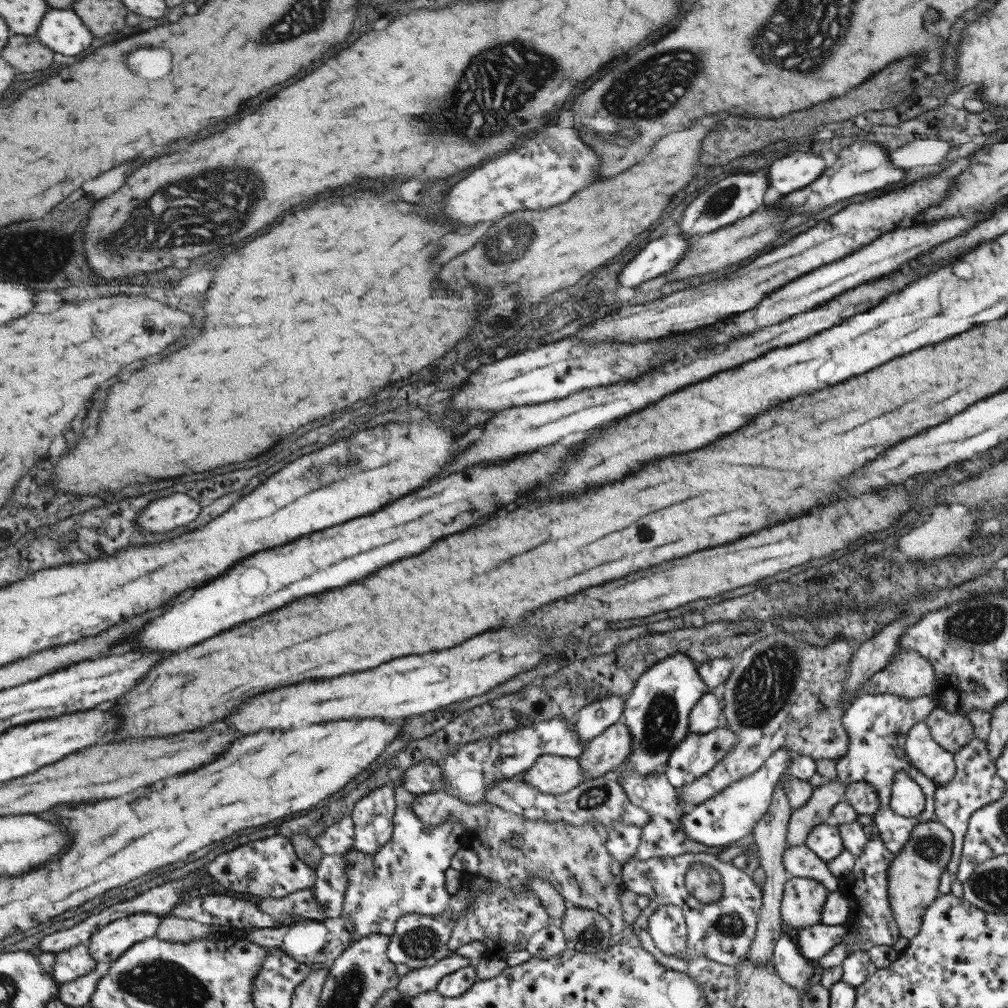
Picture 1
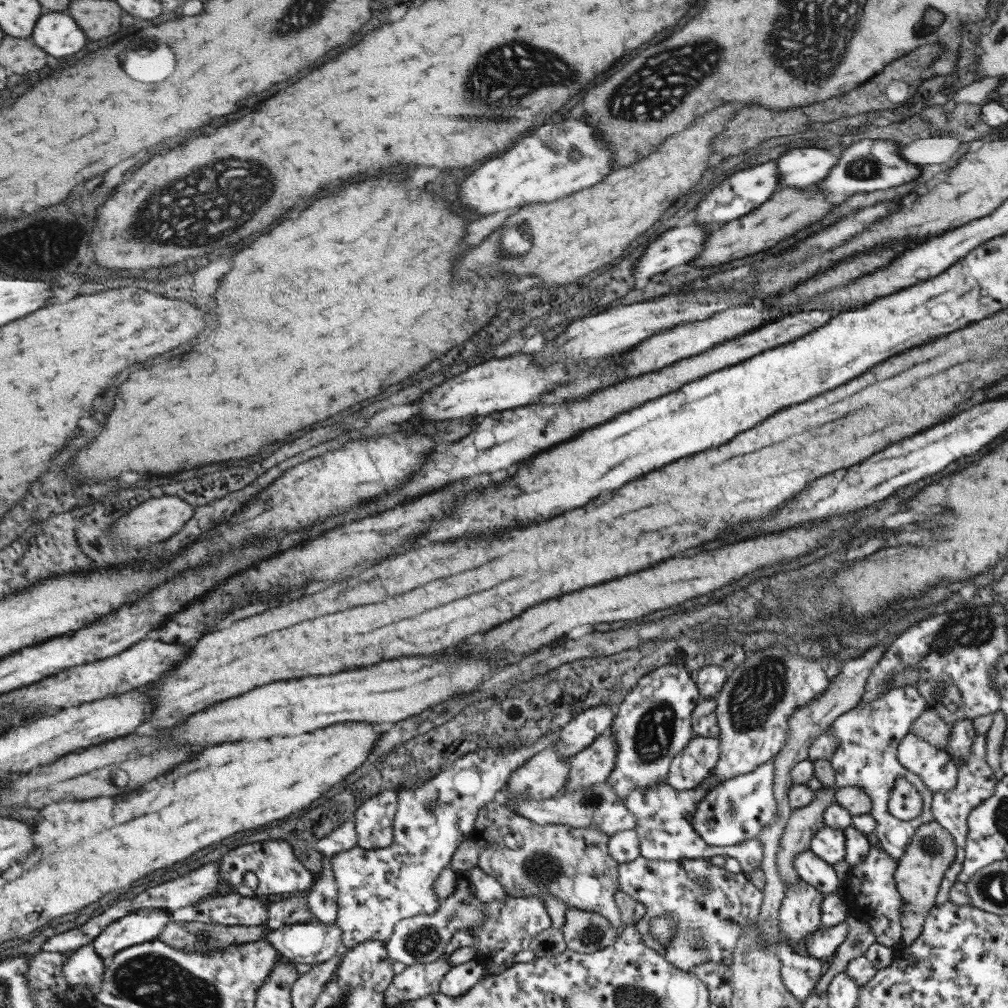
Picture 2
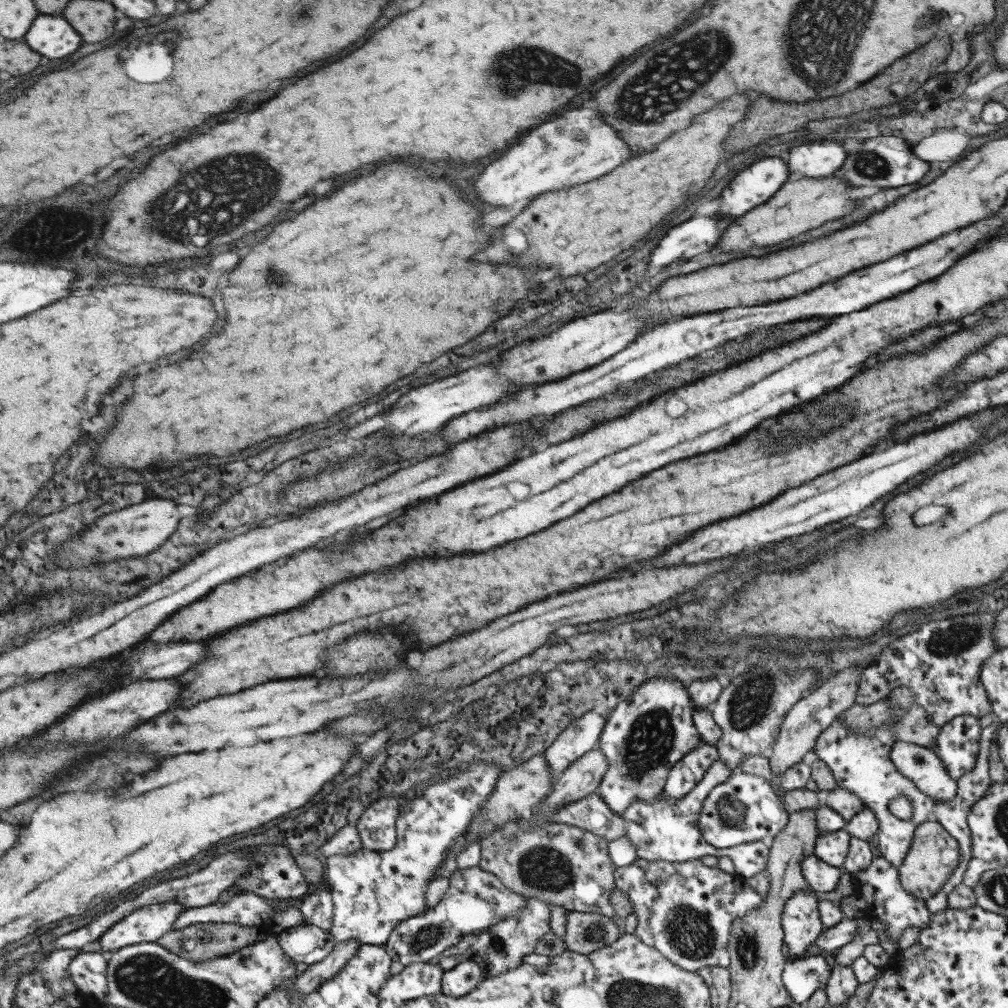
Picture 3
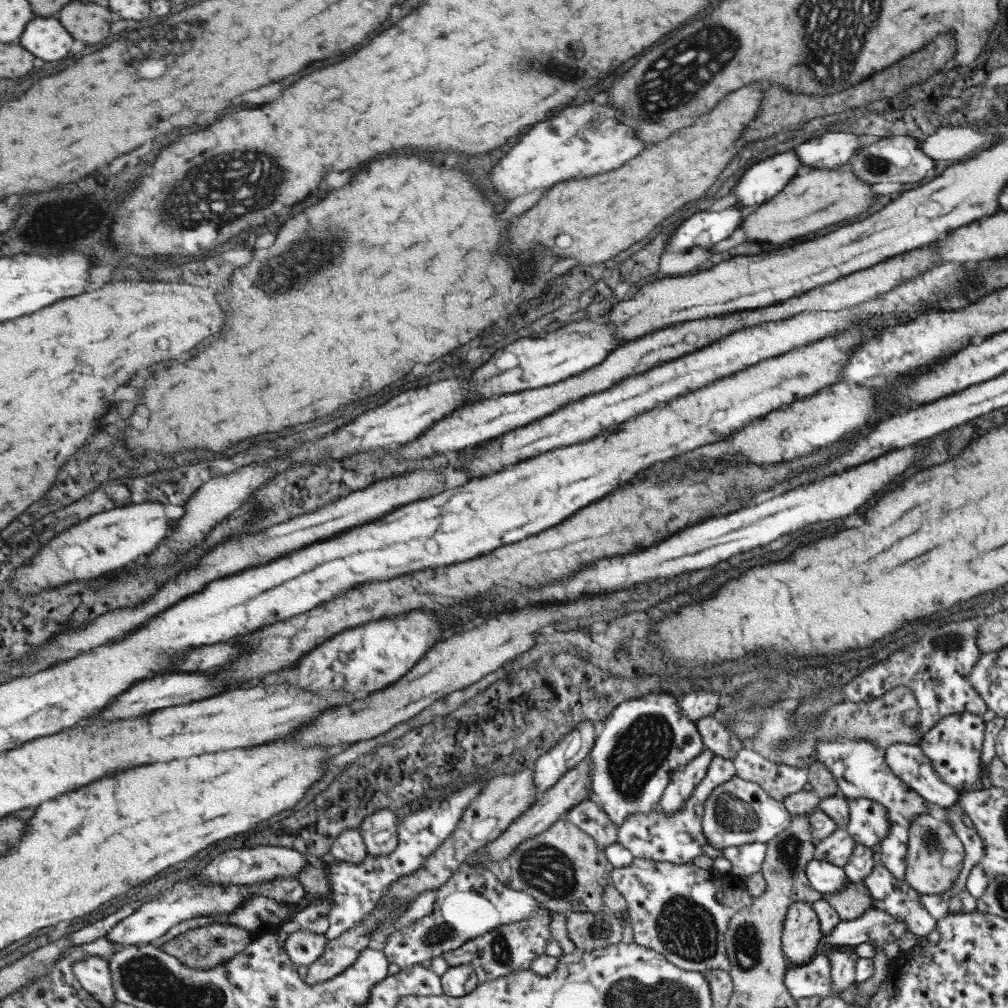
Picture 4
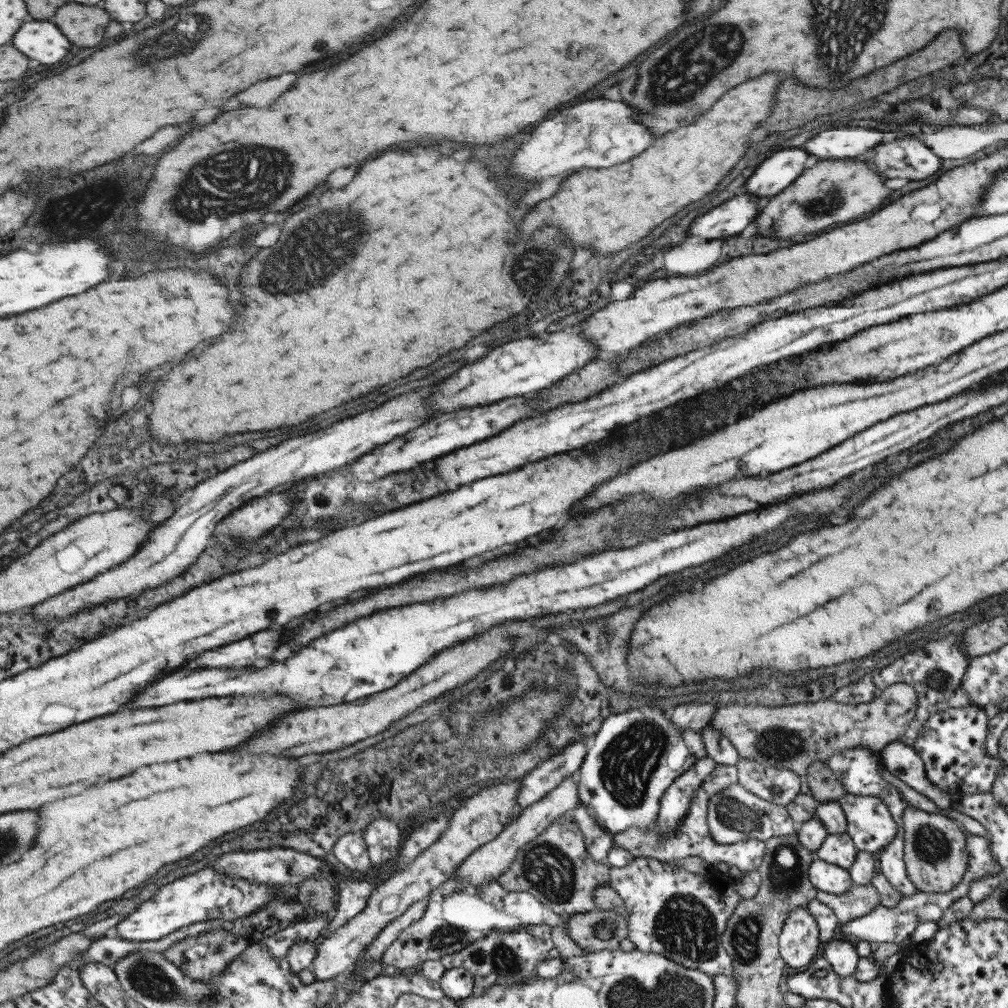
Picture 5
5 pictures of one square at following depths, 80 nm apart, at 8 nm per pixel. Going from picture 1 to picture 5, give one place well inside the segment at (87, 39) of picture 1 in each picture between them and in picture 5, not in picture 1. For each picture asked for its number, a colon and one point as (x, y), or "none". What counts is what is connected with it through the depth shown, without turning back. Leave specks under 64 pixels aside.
2: (60, 35)
3: (53, 37)
4: (47, 38)
5: (43, 41)

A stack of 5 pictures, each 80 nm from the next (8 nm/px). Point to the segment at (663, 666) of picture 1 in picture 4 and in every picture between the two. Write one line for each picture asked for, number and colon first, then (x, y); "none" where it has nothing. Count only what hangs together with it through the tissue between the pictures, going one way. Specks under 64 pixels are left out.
2: (650, 725)
3: (644, 735)
4: (637, 747)

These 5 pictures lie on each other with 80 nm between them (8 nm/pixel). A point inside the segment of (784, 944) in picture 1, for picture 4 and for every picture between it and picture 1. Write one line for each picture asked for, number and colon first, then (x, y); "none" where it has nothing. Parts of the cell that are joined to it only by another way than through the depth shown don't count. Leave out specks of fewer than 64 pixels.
2: (800, 974)
3: (801, 976)
4: (812, 978)

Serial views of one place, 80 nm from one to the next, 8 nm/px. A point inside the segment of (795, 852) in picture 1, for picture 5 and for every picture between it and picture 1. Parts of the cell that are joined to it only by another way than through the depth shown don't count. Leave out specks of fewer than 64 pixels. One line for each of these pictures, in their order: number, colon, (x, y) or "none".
2: (810, 868)
3: (821, 877)
4: (823, 877)
5: (828, 878)

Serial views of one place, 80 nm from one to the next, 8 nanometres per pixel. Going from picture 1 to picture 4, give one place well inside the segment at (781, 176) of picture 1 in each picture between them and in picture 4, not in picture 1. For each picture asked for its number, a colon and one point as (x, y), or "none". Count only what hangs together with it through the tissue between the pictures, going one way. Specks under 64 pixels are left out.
2: (800, 167)
3: (817, 159)
4: (830, 150)

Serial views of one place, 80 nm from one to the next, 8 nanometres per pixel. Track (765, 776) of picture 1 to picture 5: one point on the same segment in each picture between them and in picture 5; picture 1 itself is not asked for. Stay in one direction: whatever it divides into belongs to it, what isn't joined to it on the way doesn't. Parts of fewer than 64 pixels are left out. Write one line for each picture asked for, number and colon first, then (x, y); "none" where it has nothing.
2: (736, 810)
3: (744, 808)
4: (737, 812)
5: (733, 814)

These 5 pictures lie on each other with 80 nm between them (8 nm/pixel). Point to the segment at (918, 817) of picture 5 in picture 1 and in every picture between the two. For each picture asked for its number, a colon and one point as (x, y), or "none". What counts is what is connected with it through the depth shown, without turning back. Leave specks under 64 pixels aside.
1: (913, 876)
2: (918, 873)
3: (933, 854)
4: (934, 856)

